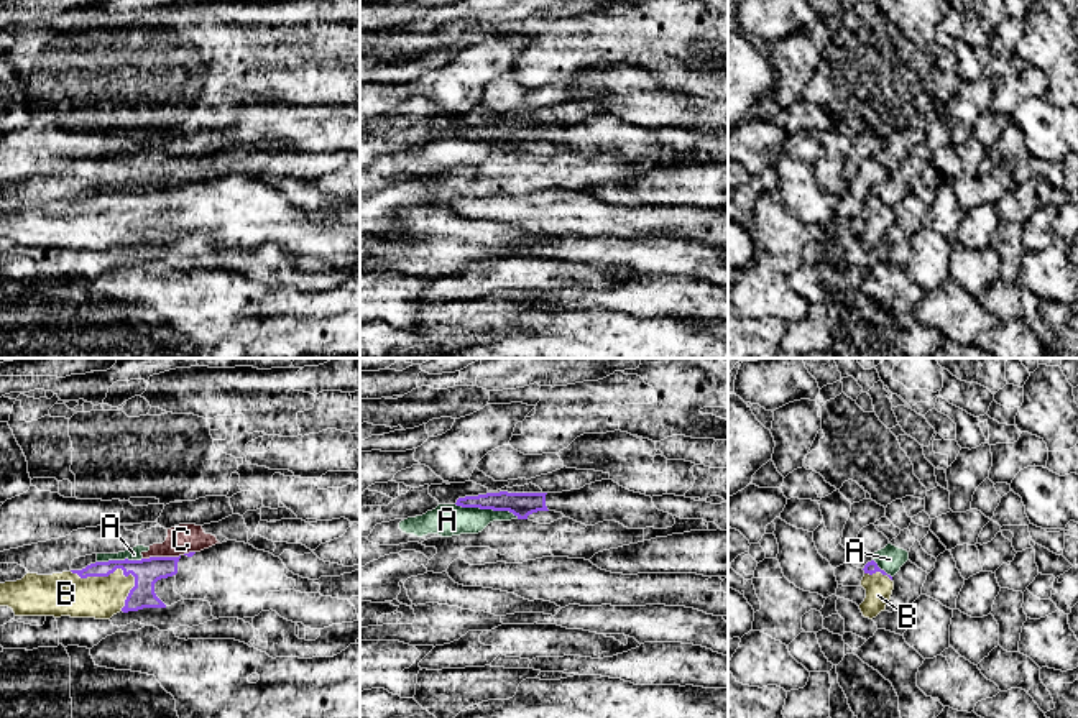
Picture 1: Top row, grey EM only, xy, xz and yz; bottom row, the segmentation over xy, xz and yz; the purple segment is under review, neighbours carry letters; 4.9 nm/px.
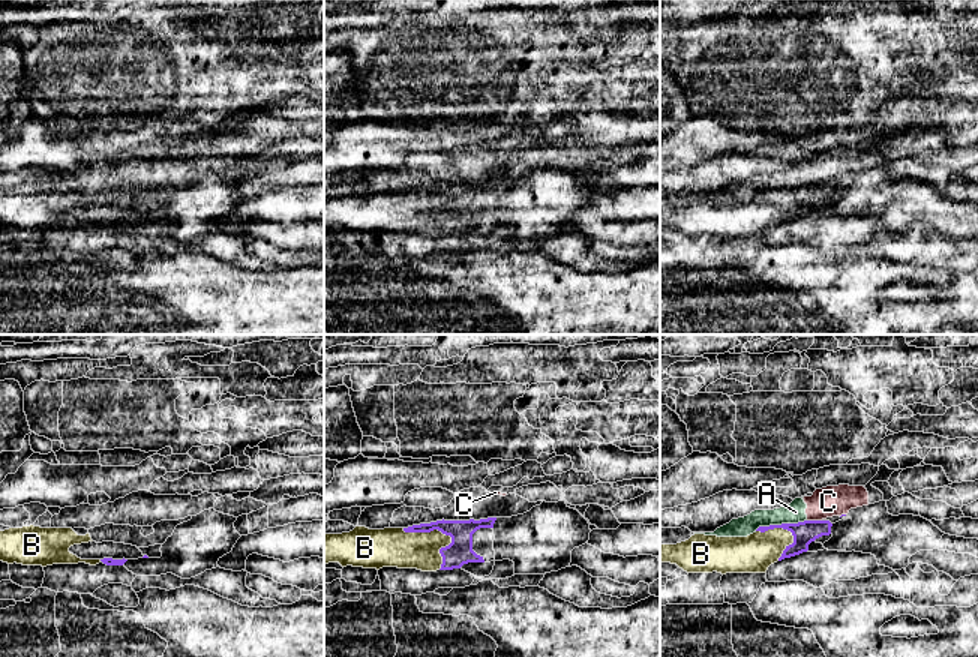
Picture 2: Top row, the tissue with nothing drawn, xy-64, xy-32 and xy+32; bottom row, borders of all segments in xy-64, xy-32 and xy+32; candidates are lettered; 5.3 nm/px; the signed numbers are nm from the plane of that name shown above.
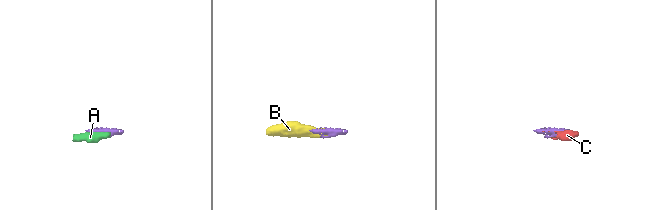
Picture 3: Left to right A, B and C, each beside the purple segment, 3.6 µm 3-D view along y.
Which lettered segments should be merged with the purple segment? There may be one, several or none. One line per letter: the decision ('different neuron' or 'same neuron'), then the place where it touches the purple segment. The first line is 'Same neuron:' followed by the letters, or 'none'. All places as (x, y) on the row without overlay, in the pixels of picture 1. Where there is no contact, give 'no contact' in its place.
Same neuron: B
A: different neuron; contact xz (487, 140)
B: same neuron; contact xy (107, 207)
C: different neuron; contact xy (161, 189)

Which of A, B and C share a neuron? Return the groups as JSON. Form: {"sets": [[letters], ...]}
{"sets": [["A", "C"], ["B"]]}

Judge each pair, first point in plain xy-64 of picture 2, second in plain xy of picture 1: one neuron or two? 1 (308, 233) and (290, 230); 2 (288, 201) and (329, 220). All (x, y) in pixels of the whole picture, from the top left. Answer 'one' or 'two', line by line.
1: one
2: one

